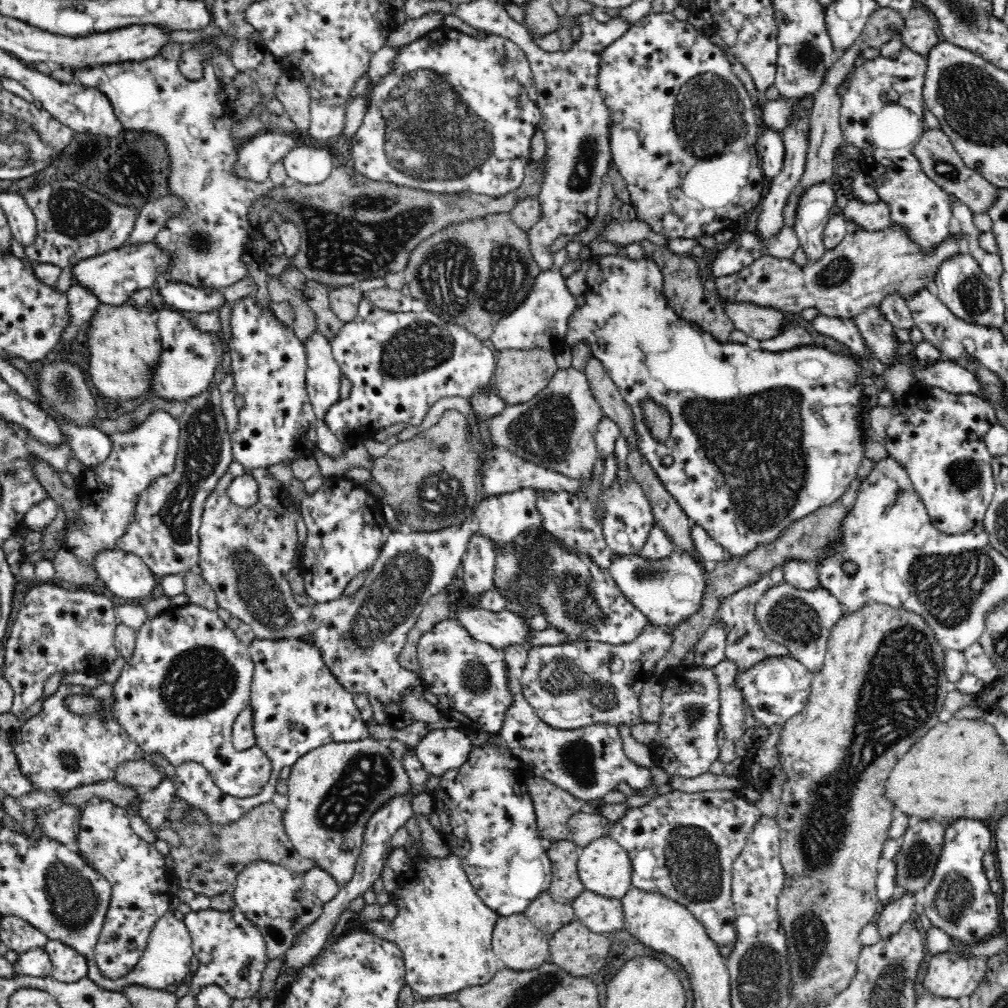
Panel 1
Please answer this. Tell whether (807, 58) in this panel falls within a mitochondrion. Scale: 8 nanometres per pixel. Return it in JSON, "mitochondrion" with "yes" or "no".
{"mitochondrion":"yes"}

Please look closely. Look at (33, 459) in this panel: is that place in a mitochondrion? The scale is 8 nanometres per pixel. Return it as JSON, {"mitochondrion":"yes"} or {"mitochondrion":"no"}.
{"mitochondrion":"no"}

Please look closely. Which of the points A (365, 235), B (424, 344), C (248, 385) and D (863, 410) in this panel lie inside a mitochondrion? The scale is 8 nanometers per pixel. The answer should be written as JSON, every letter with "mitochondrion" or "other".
{"A":"mitochondrion","B":"mitochondrion","C":"other","D":"other"}

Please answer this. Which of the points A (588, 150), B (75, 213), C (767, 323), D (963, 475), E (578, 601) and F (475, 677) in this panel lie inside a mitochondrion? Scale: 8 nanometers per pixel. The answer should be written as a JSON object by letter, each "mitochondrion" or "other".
{"A":"mitochondrion","B":"mitochondrion","C":"other","D":"mitochondrion","E":"mitochondrion","F":"mitochondrion"}

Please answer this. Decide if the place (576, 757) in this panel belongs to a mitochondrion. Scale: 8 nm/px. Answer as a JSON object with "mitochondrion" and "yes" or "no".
{"mitochondrion":"yes"}

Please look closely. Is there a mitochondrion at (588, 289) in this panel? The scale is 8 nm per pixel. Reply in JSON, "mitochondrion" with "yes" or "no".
{"mitochondrion":"no"}

